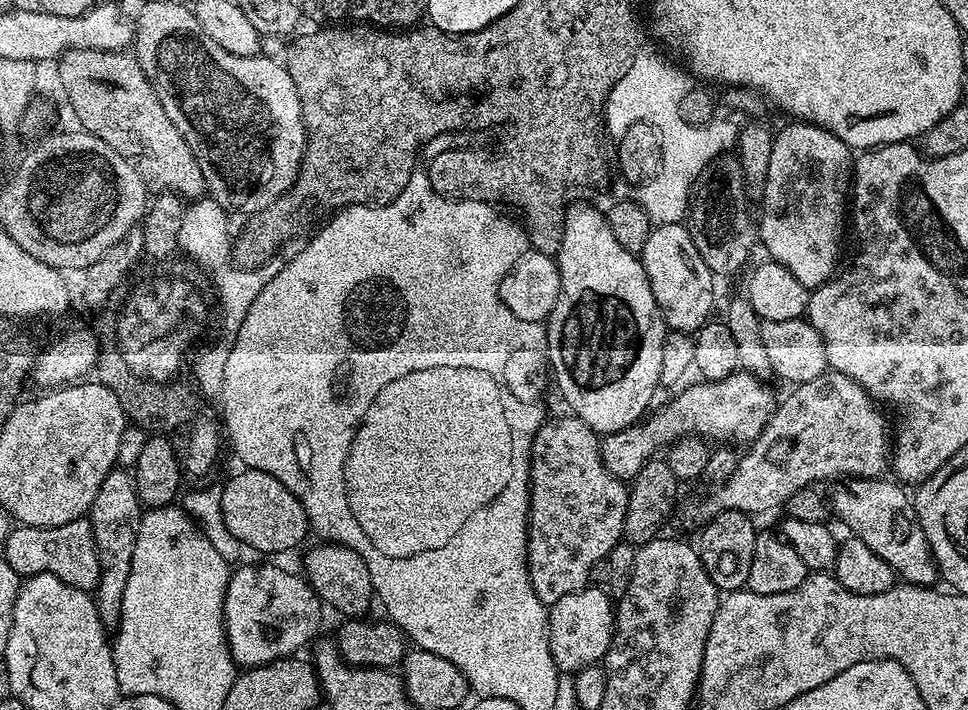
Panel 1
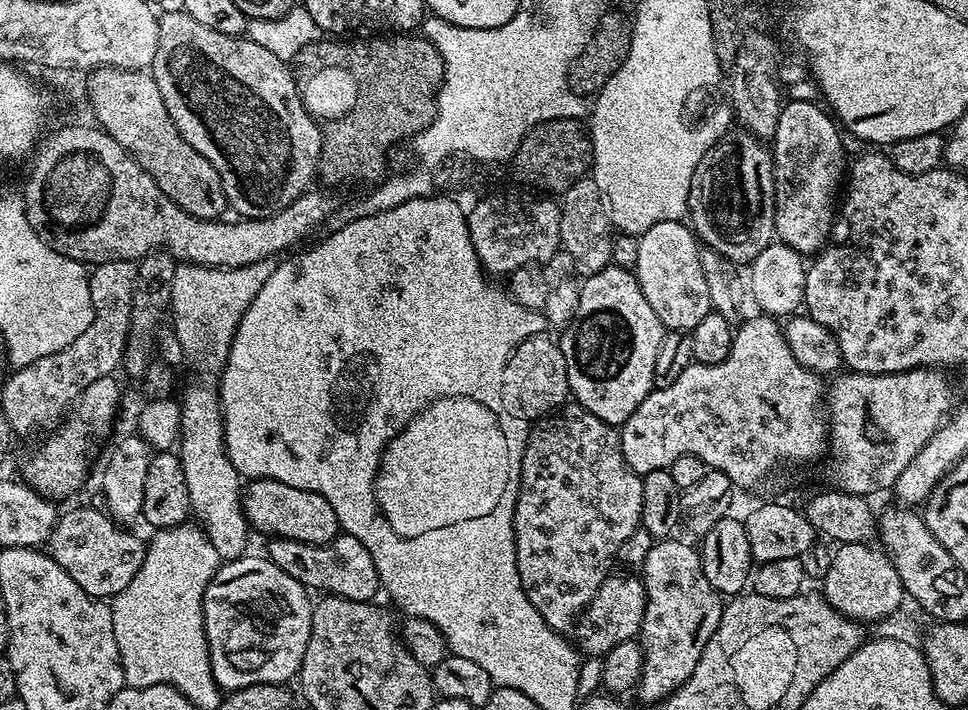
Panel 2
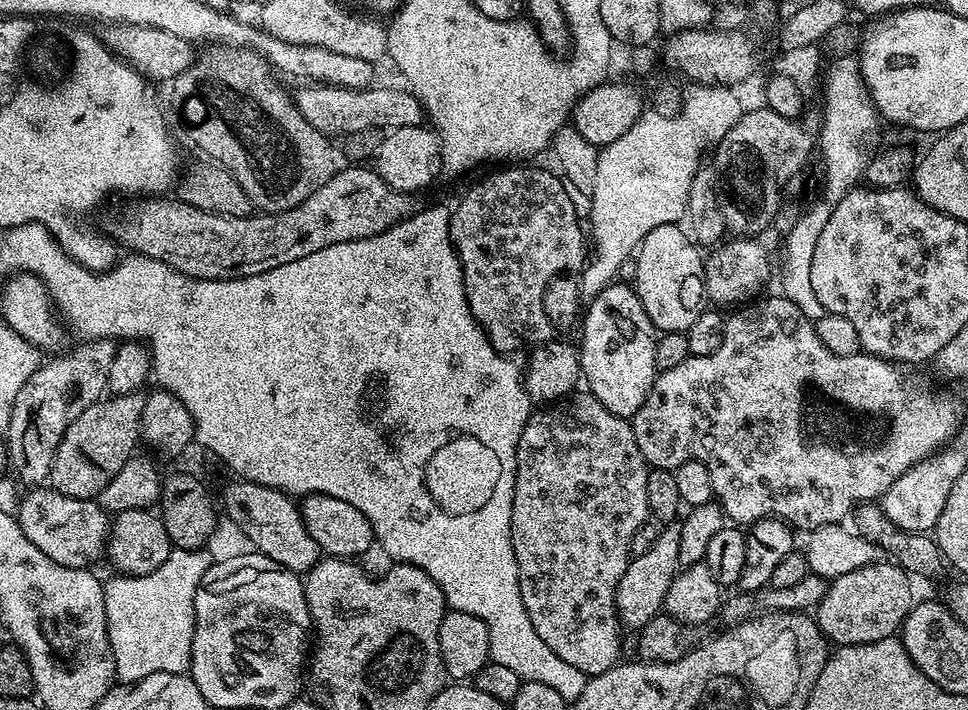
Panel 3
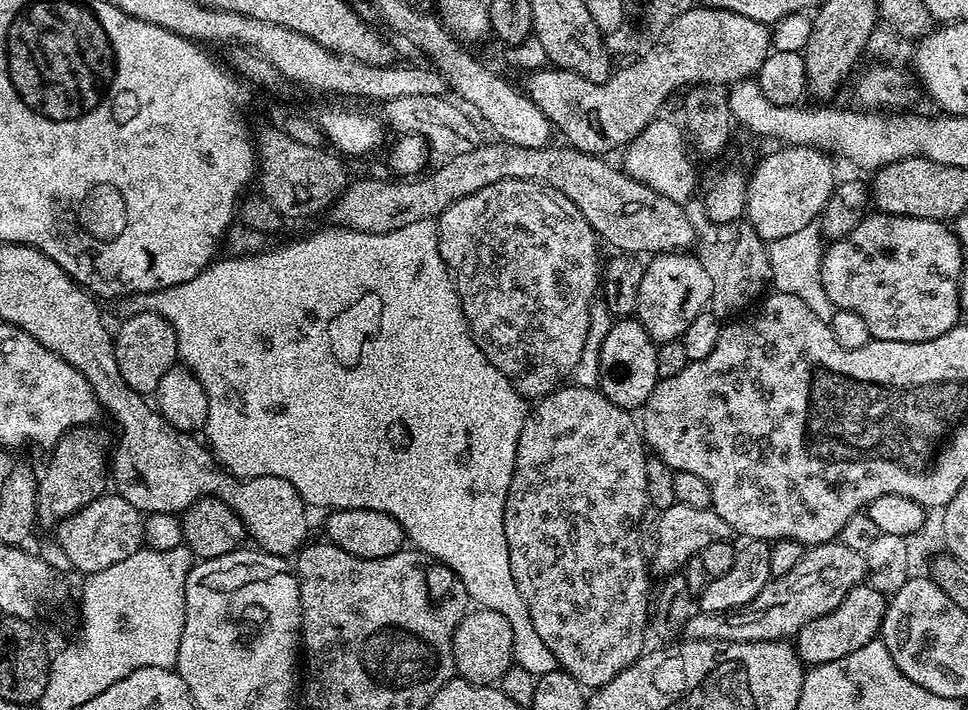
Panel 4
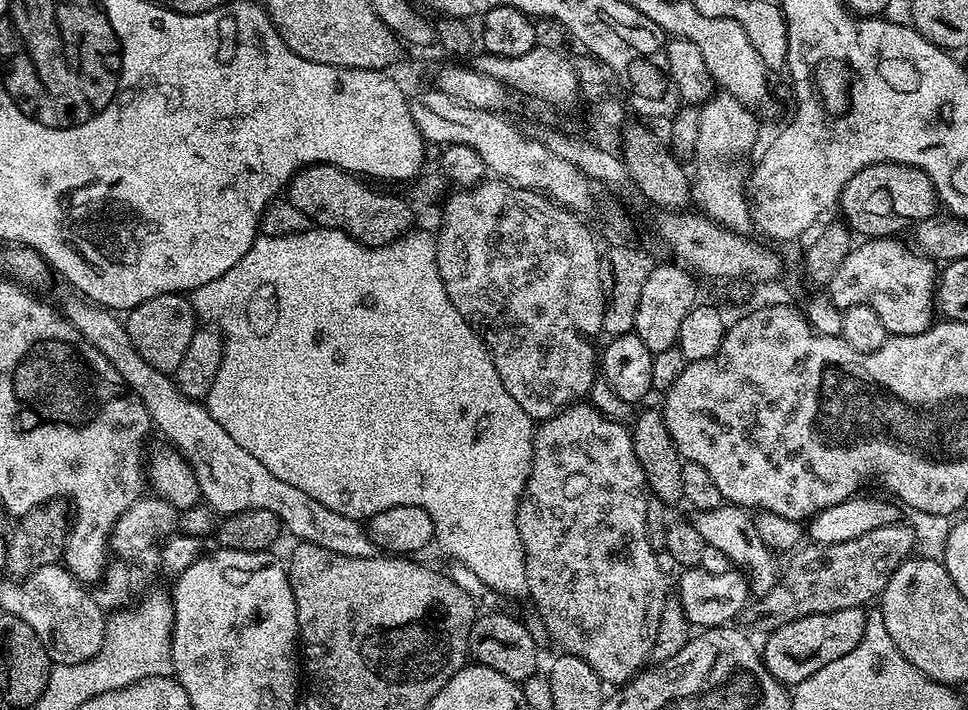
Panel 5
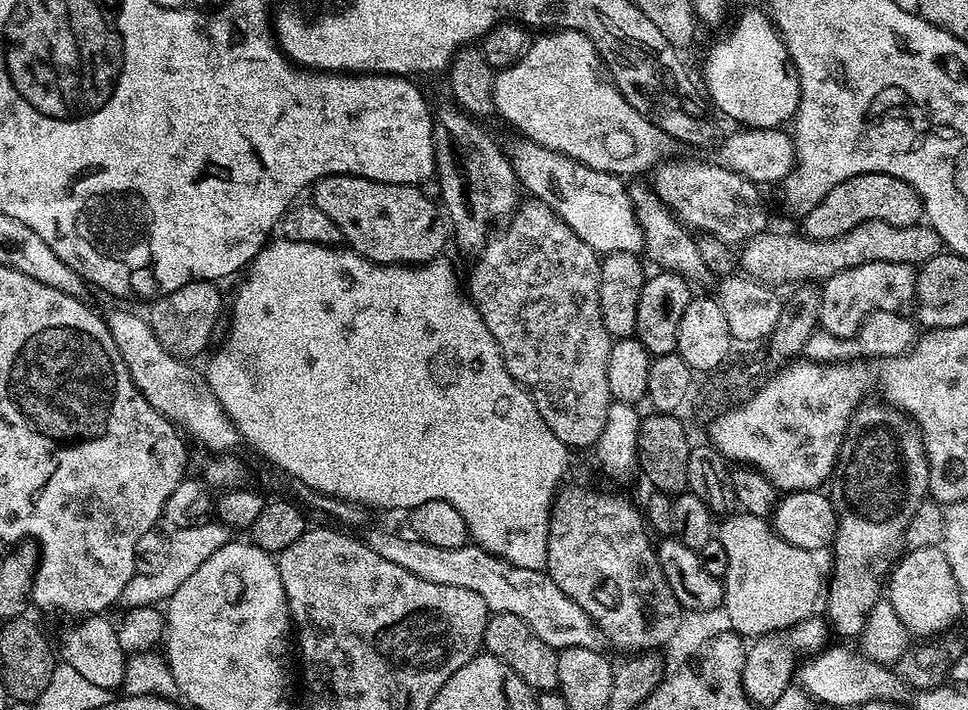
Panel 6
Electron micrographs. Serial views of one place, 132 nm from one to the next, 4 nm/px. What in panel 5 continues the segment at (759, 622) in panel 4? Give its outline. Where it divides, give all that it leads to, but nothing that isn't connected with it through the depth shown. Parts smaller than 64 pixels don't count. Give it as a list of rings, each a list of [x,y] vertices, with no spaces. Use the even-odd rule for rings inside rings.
[[[901,522],[875,528],[870,530],[870,534],[862,534],[862,538],[850,542],[809,543],[801,547],[791,557],[793,560],[789,562],[788,569],[779,573],[776,585],[751,605],[750,613],[754,619],[760,620],[763,631],[770,633],[786,622],[794,622],[810,614],[868,606],[888,585],[893,568],[913,555],[916,533],[906,524]]]

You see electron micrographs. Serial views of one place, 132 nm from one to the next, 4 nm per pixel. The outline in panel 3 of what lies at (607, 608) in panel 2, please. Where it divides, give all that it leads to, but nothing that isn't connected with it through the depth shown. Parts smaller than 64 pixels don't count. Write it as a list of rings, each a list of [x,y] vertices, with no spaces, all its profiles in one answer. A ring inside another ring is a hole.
[[[668,526],[661,531],[659,538],[646,550],[646,554],[632,556],[626,566],[626,574],[622,574],[622,582],[618,582],[616,591],[616,614],[625,629],[639,630],[661,615],[664,599],[670,590],[670,582],[676,576],[680,563],[678,562],[678,546],[680,545],[680,530],[676,526]]]

